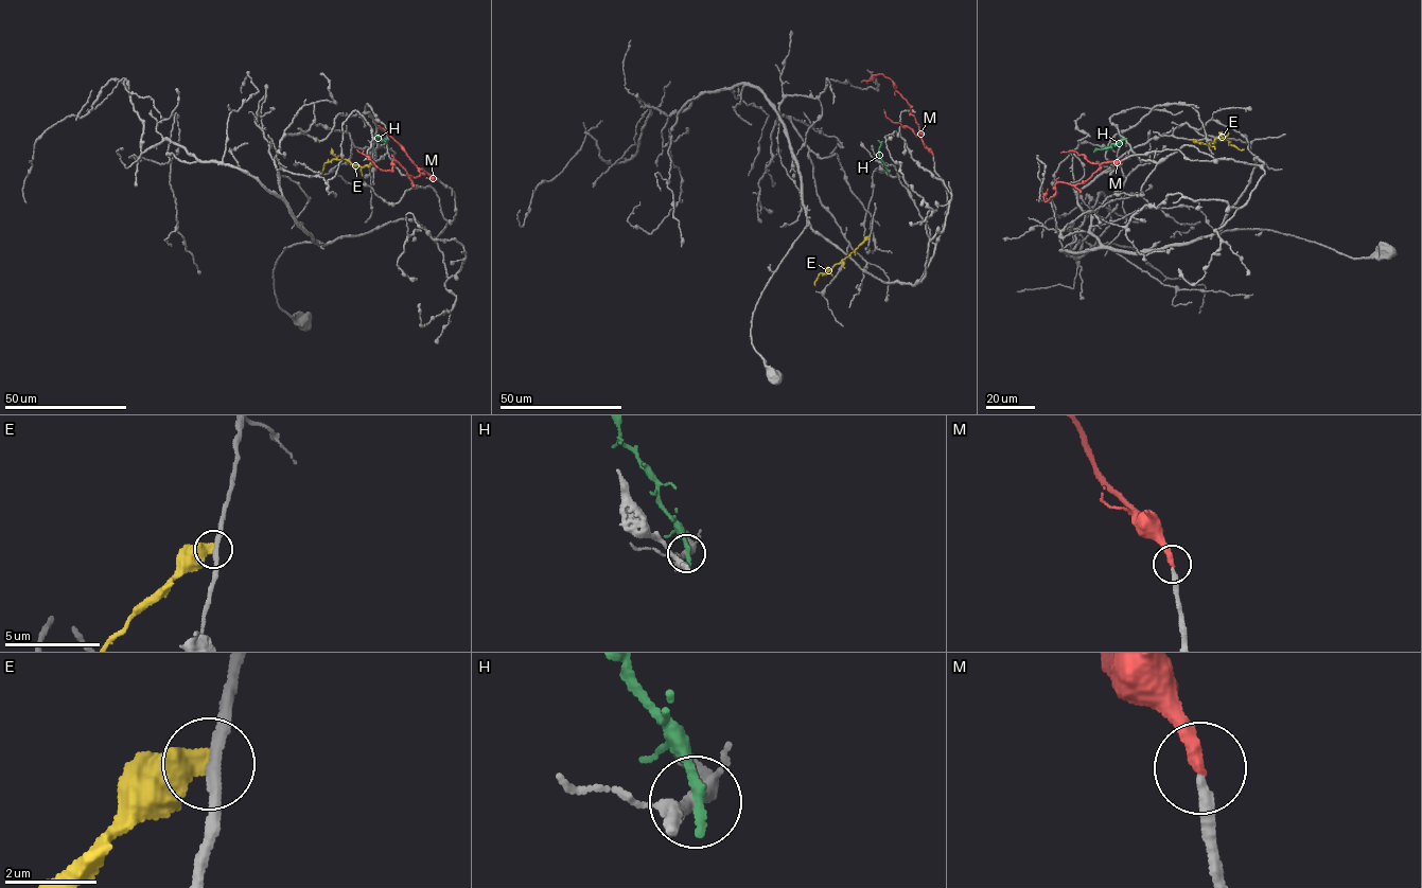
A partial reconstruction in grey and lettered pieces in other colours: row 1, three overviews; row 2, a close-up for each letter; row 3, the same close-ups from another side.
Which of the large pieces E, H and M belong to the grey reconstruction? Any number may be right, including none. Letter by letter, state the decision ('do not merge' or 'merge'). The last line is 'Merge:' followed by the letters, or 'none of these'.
E: do not merge
H: do not merge
M: merge
Merge: M

